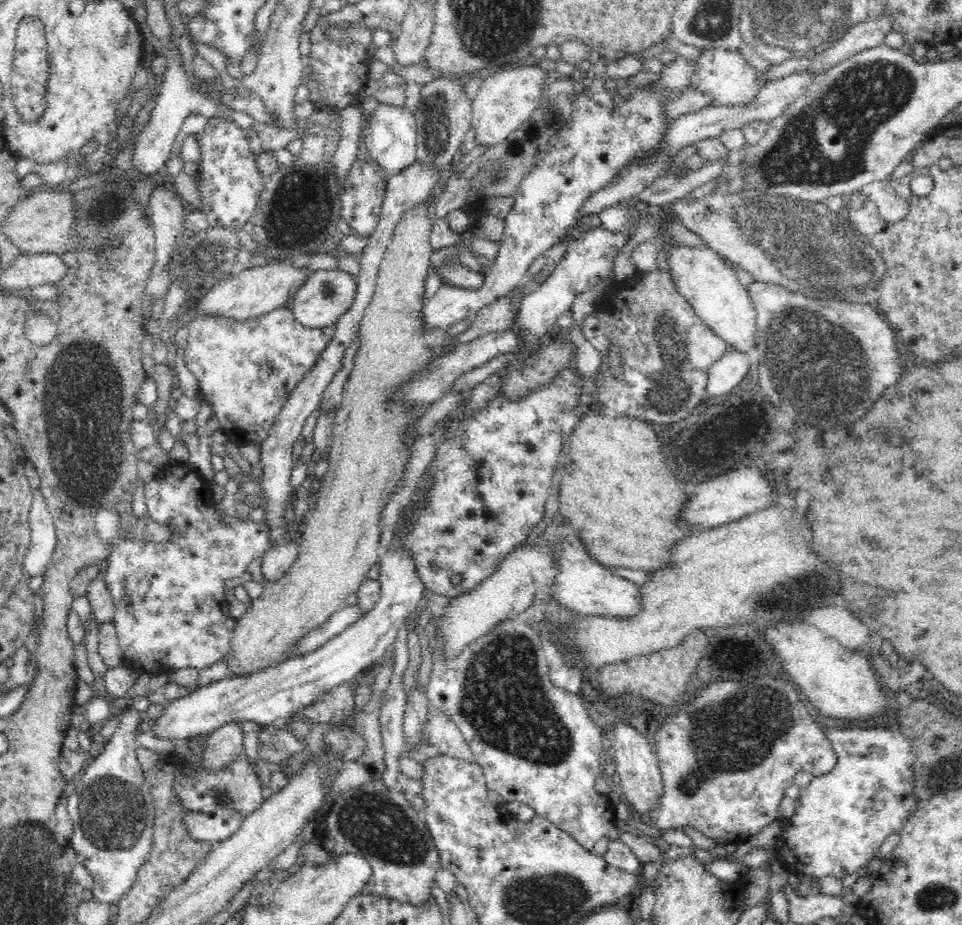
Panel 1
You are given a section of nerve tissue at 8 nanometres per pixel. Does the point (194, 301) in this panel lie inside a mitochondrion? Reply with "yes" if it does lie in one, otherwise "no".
no

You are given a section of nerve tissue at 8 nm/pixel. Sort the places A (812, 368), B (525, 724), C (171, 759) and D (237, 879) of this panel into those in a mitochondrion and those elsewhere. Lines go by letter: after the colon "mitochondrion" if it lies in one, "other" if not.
A: mitochondrion
B: mitochondrion
C: other
D: other

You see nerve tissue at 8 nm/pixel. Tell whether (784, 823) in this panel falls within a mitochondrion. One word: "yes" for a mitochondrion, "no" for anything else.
no

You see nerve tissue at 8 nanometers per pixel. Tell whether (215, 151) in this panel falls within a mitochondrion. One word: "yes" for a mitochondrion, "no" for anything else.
no

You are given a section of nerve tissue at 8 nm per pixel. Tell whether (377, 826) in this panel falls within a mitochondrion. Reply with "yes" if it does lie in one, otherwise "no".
yes

